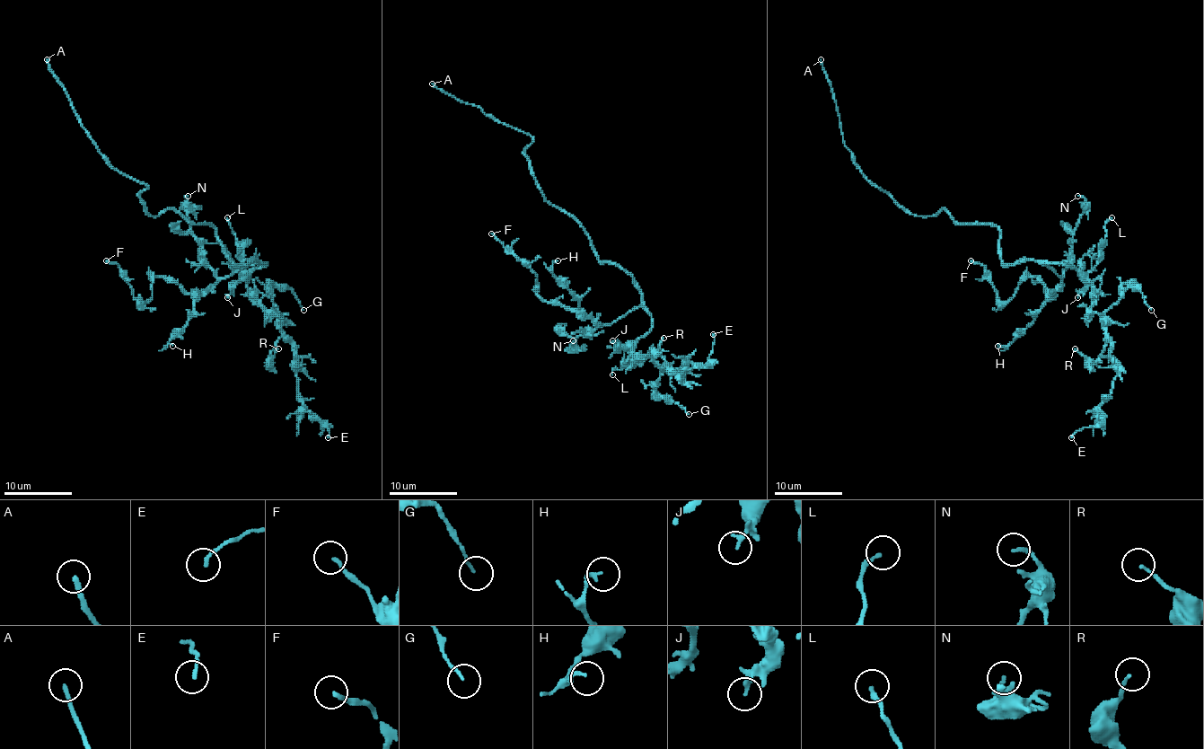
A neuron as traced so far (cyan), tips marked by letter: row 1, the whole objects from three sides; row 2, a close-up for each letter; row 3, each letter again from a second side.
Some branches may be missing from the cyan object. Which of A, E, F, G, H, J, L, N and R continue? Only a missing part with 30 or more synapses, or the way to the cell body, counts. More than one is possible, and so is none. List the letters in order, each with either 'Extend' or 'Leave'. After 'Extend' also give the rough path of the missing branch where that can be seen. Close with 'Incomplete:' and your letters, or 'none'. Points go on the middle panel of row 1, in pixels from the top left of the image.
A: Extend. Course of what is missing: (432, 83), (406, 74), (406, 57), (404, 58)
E: Leave
F: Leave
G: Leave
H: Leave
J: Leave
L: Leave
N: Leave
R: Leave
Incomplete: A

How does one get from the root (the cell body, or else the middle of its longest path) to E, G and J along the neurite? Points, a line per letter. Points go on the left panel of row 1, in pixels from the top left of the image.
E: (216, 236), (235, 264), (266, 264), (247, 287), (280, 314), (296, 398), (328, 437)
G: (216, 236), (235, 264), (266, 264), (247, 284), (263, 306), (280, 313), (271, 287), (286, 286), (303, 310)
J: (216, 236), (222, 250), (235, 264), (254, 260), (266, 264), (249, 272), (227, 297)

